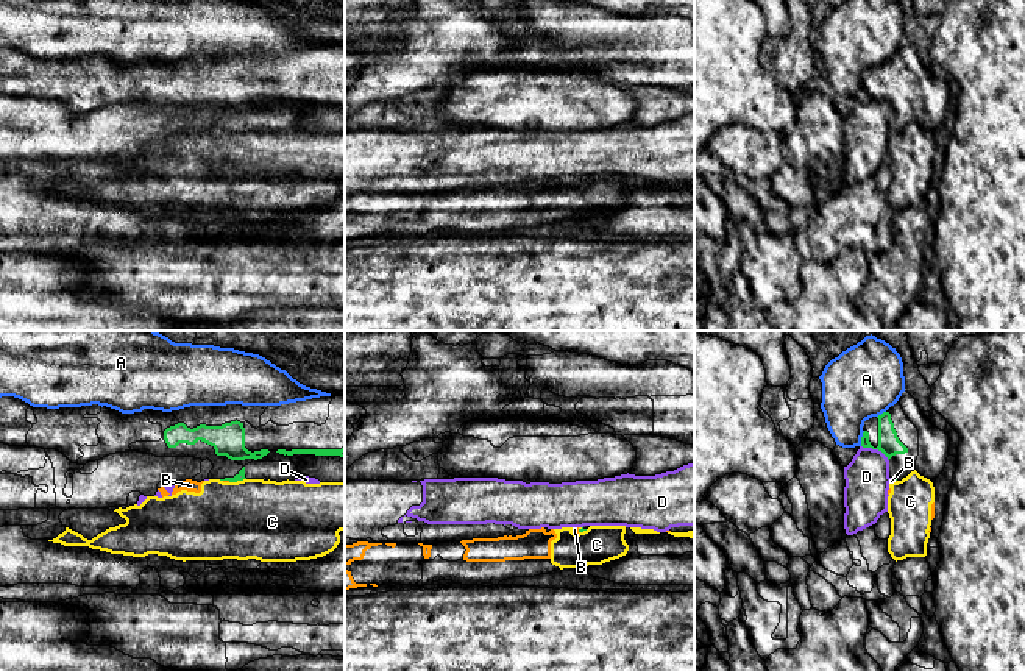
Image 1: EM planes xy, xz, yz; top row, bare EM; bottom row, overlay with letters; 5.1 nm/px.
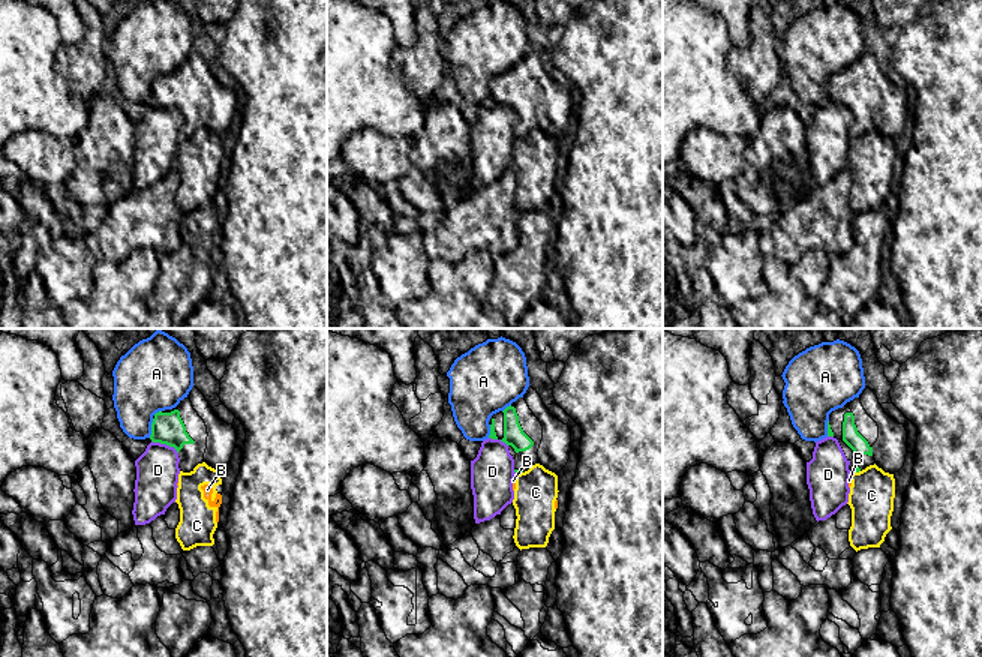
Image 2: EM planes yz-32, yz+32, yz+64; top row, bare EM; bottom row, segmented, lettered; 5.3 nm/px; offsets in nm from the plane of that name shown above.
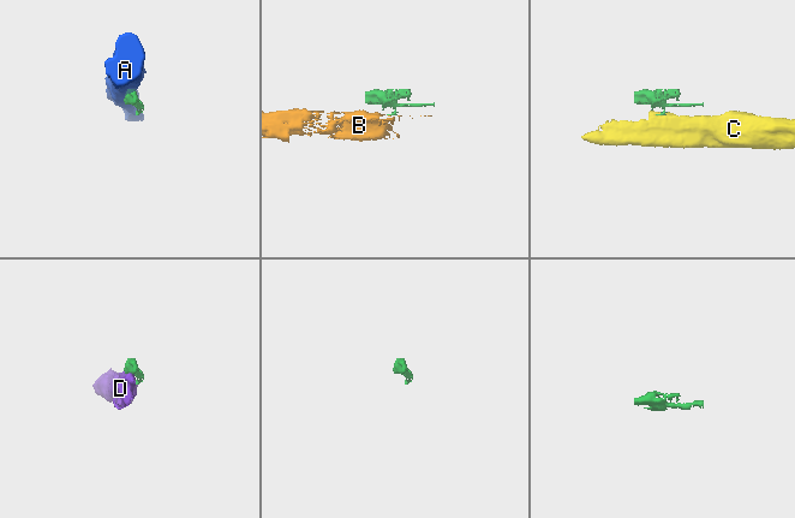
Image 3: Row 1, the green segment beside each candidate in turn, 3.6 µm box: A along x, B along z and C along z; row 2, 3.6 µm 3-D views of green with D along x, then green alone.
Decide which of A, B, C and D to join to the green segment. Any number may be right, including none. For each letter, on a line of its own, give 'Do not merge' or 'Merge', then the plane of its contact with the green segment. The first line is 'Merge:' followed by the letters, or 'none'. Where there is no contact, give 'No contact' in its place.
Merge: none
A: Do not merge. Touches green in yz
B: Do not merge. Touches green in xy
C: Do not merge. Touches green in xy
D: Do not merge. Touches green in yz

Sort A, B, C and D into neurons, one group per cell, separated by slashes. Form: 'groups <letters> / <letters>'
groups A / B C / D

